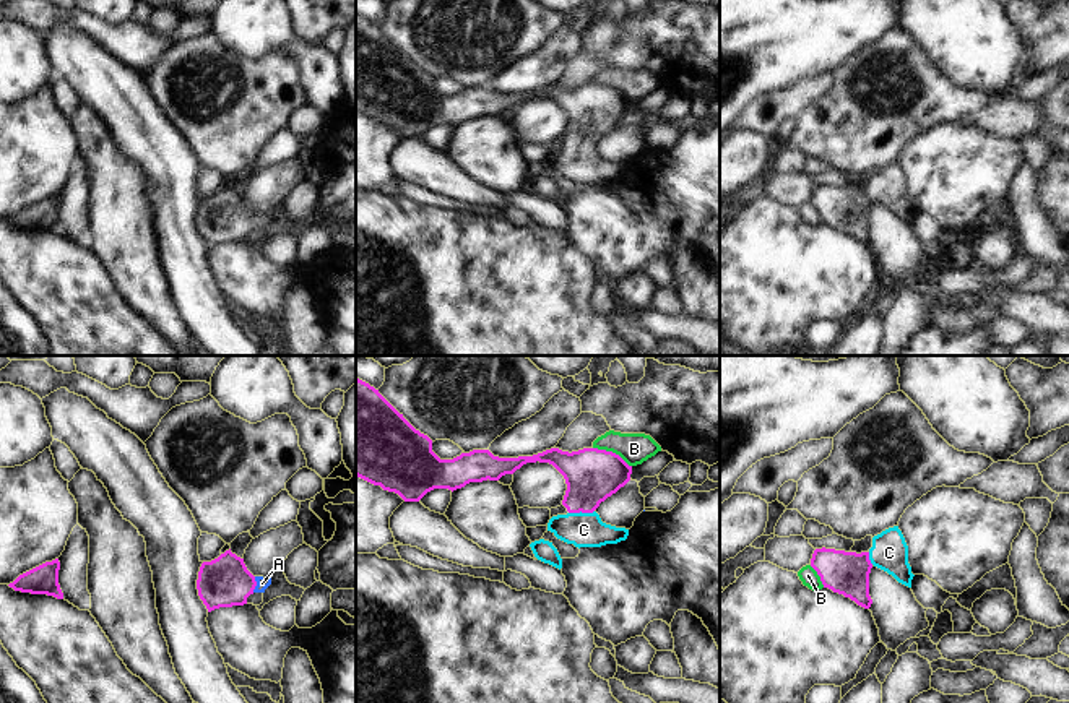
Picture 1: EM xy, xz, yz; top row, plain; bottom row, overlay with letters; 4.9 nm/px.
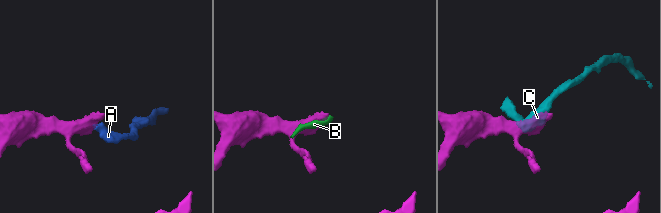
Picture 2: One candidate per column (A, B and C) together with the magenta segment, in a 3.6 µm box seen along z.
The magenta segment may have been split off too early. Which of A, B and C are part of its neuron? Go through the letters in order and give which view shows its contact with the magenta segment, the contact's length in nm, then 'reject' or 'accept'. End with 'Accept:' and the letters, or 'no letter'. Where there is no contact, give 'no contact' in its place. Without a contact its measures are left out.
A: xy | 80 nm | accept
B: xz | 220 nm | reject
C: xz | 130 nm | accept
Accept: A, C

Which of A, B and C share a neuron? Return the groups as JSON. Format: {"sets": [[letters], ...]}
{"sets": [["A", "C"], ["B"]]}

